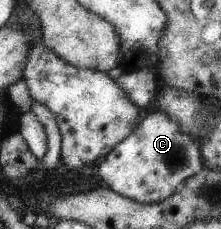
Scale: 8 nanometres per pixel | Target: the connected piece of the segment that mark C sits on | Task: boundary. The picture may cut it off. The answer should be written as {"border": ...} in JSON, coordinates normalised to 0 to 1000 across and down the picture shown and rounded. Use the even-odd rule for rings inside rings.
{"border":[[[679,489],[452,707],[443,769],[493,830],[620,886],[697,891],[778,852],[796,812],[910,734],[896,620],[814,576],[742,489]]]}

